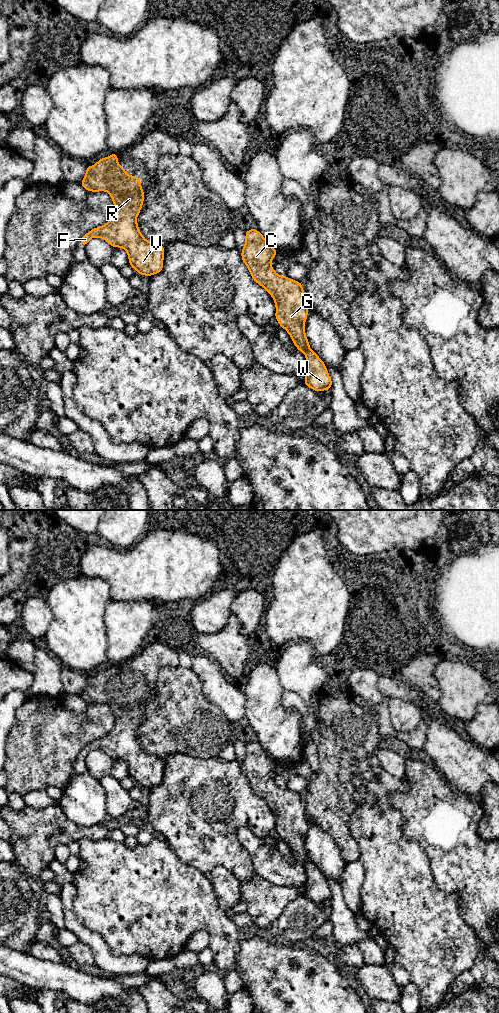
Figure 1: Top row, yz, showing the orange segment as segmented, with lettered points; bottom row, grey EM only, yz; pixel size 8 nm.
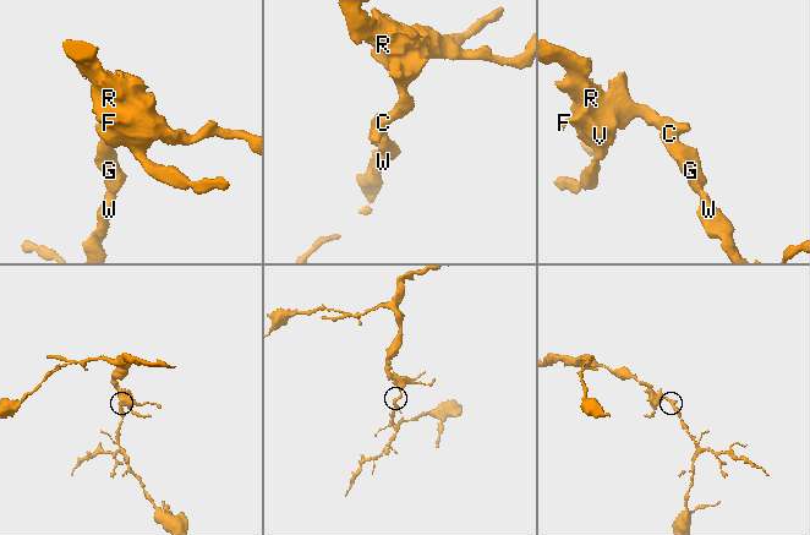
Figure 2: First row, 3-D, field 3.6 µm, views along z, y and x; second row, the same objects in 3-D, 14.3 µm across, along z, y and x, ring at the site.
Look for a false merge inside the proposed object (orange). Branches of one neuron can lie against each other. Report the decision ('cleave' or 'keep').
keep

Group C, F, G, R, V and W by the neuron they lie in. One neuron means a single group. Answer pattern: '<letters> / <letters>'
C F G R V W

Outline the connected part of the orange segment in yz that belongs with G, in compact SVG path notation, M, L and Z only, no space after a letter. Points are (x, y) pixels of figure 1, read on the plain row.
M257 741L246 743L245 749L246 754L241 764L242 773L248 779L253 792L272 808L276 818L275 830L279 837L288 844L296 860L305 866L307 880L304 896L317 904L331 901L332 892L328 886L326 877L313 862L309 861L310 856L305 847L304 835L307 832L309 818L302 795L292 792L287 788L280 788L274 783L270 775L278 763L270 758Z

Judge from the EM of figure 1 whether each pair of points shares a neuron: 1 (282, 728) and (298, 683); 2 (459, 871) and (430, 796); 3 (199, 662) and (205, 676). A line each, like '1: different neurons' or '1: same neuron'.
1: different neurons
2: same neuron
3: same neuron

